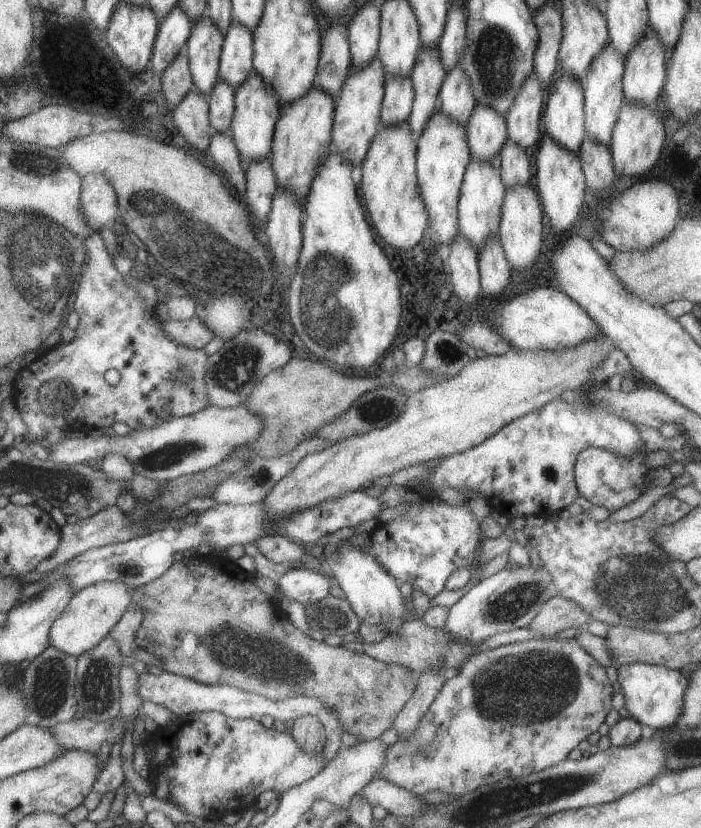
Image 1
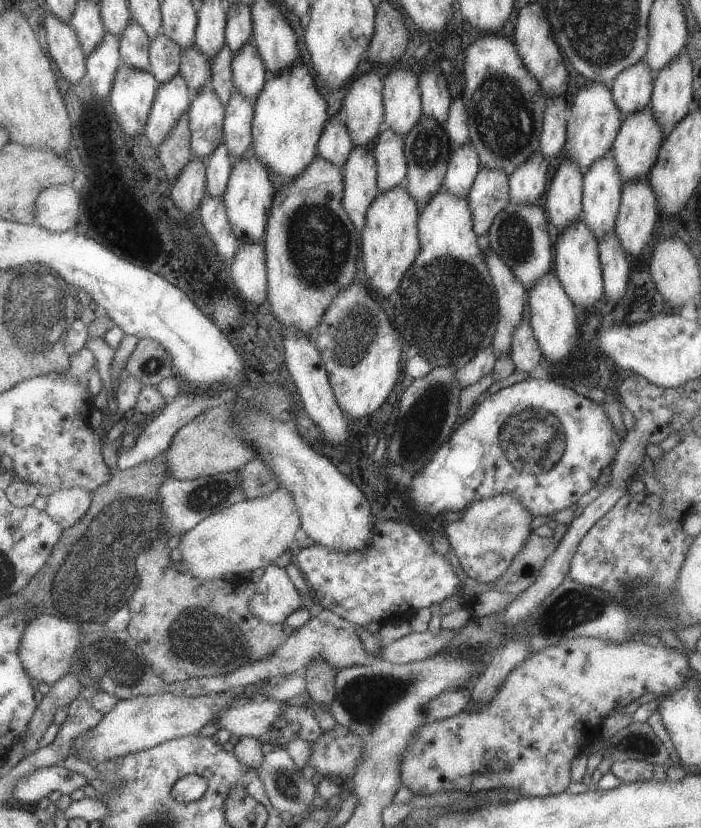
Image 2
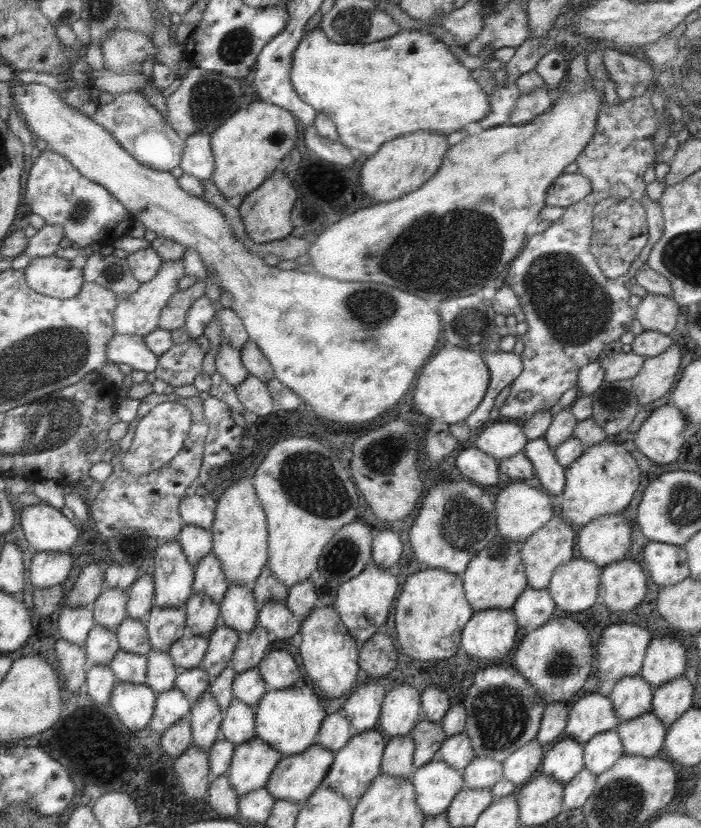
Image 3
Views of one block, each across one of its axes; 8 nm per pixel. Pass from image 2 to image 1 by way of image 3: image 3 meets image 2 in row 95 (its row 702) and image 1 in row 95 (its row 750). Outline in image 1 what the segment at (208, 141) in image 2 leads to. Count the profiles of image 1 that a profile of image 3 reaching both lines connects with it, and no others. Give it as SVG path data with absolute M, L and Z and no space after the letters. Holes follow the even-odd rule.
M204 16L191 26L183 53L196 91L204 97L218 81L219 56L224 36Z

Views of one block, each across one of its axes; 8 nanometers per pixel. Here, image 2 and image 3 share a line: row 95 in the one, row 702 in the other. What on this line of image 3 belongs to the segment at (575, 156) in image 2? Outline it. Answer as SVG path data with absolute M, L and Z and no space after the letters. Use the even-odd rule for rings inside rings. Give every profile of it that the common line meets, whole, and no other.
M598 692L577 695L573 699L573 704L568 704L567 723L564 729L563 737L567 740L575 740L579 744L585 744L591 736L599 732L607 732L618 726L619 720L612 708L612 703L607 697L601 696Z

